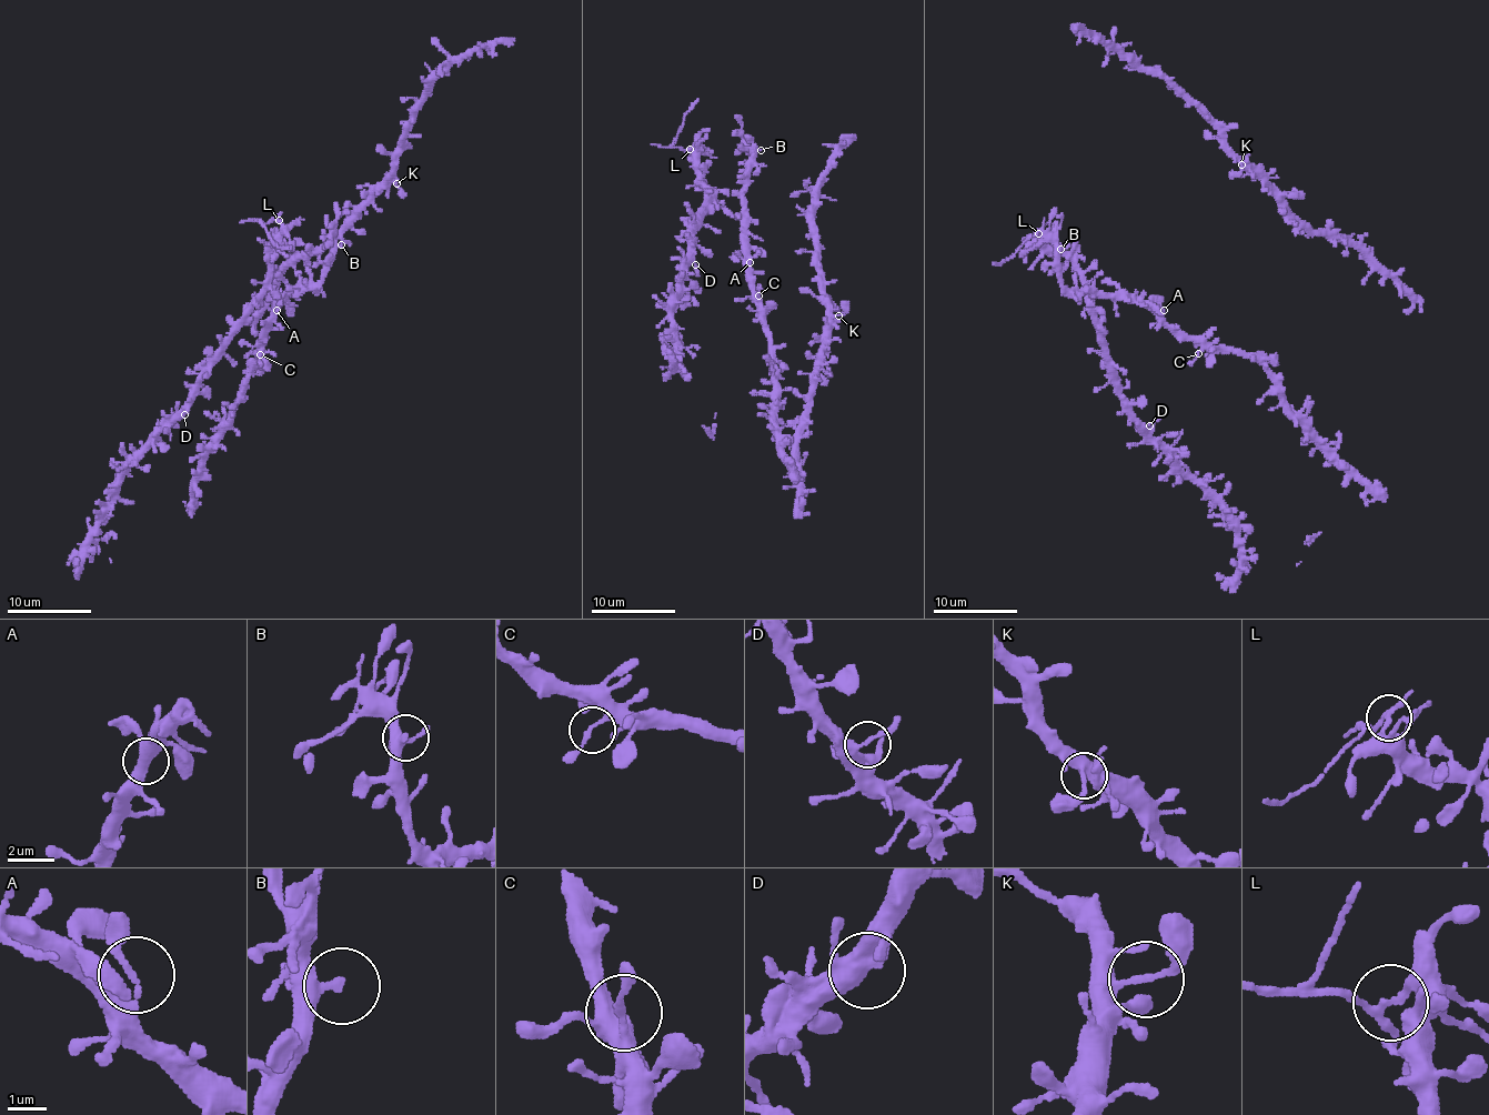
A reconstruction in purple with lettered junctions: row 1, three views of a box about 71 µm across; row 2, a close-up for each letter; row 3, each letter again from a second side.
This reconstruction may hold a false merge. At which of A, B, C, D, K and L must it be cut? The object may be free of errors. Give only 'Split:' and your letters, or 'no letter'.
Split: L

